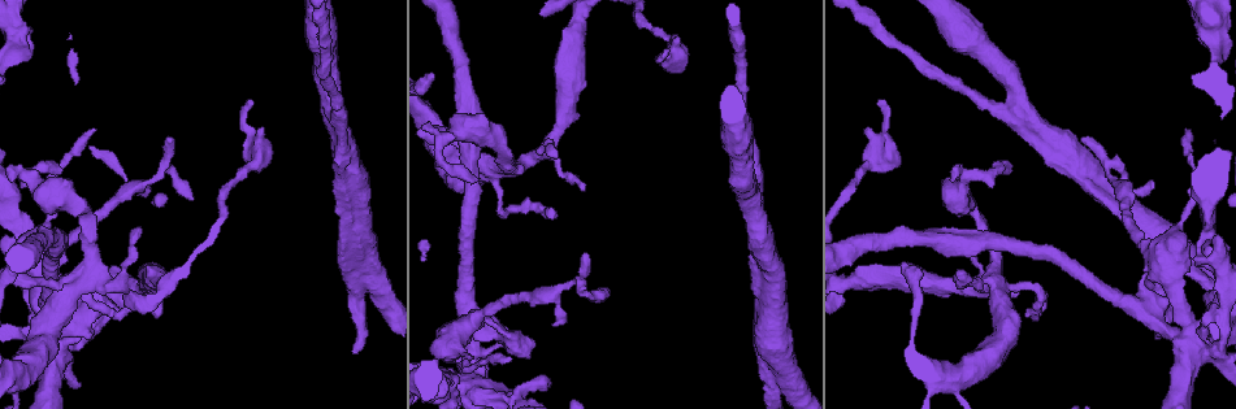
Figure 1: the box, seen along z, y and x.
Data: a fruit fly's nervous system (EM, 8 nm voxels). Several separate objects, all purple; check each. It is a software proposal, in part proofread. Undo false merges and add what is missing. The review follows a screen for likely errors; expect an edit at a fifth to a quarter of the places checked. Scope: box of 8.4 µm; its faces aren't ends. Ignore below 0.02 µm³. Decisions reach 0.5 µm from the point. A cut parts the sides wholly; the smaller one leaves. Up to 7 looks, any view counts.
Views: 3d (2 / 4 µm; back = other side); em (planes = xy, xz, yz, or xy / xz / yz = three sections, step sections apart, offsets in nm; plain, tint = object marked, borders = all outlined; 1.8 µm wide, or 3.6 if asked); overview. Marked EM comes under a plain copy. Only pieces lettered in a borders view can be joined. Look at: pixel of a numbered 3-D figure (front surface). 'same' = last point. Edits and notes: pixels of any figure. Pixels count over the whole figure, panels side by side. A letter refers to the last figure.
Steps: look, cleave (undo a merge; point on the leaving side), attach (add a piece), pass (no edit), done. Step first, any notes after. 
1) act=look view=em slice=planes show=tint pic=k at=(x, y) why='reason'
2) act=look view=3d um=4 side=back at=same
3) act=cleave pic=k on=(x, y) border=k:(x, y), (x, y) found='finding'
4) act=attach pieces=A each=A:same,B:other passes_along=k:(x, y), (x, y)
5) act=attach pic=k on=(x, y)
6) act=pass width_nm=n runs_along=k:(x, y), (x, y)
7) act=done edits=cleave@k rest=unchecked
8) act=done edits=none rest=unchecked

act=look view=3d um=4 pic=1 at=(24, 32) why='abrupt turn'

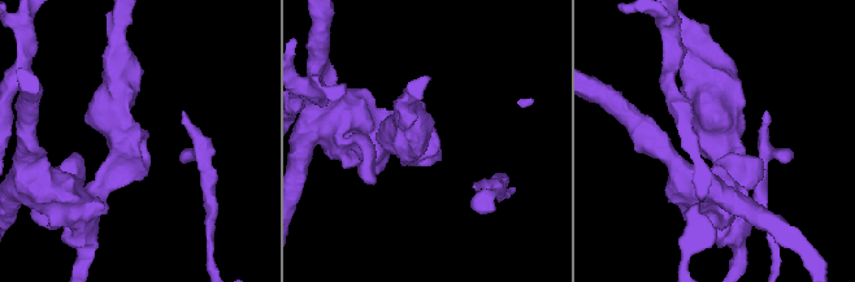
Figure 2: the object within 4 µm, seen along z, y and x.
act=look view=em um=3.6 slice=xz step=4 show=borders pic=2 at=(709, 136) why='need the tissue'

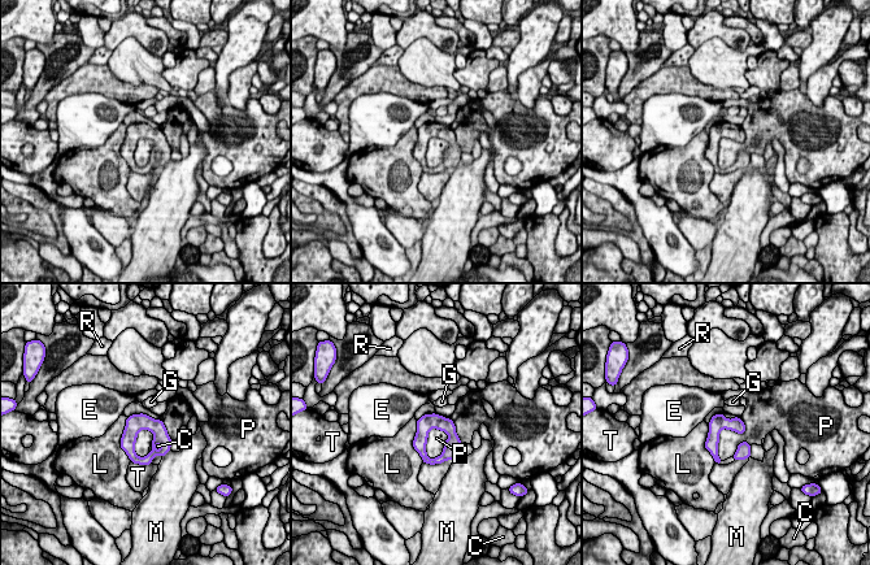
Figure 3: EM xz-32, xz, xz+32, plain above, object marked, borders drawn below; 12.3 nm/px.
act=pass each=C:other,E:other,G:other,L:other,M:other,P:other,R:other,T:other border=3:(436, 427), (426, 443), (431, 460) found='one neuron here'

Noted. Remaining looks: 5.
act=look view=em slice=planes show=borders pic=1 at=(93, 130) why='tapers out'

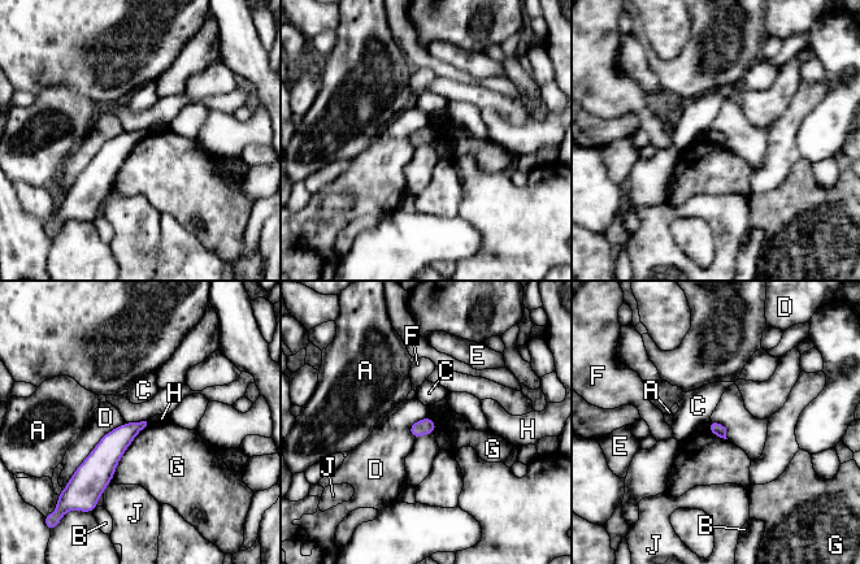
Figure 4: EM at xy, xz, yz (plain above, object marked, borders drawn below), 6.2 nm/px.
act=pass each=A:other,B:other,C:other,D:other,E:other,F:other,G:other,H:other,J:other border=4:(147, 425), (126, 448), (111, 480) found='none of them fits'

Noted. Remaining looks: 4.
act=look view=em slice=yz step=16 show=tint pic=1 at=(663, 49) why='an open end'

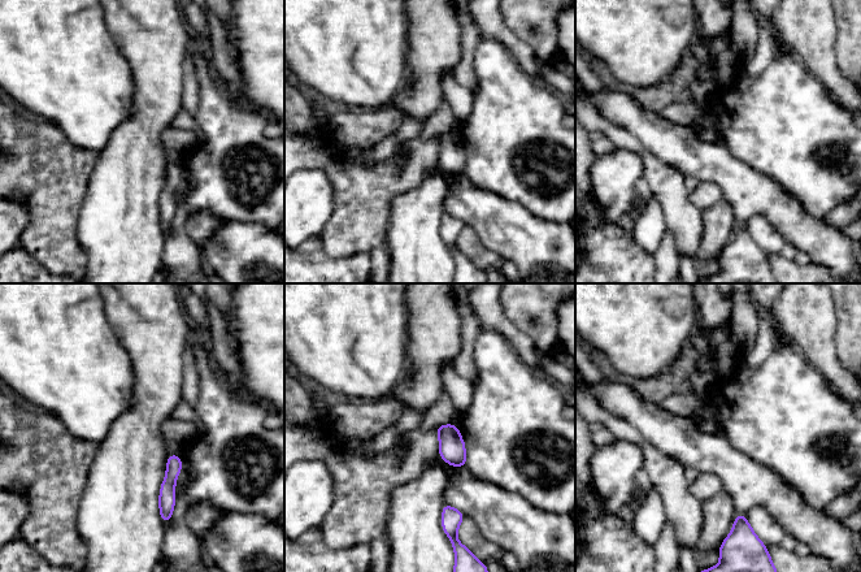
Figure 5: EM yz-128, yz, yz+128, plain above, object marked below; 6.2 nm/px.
act=look view=em slice=planes show=tint at=same

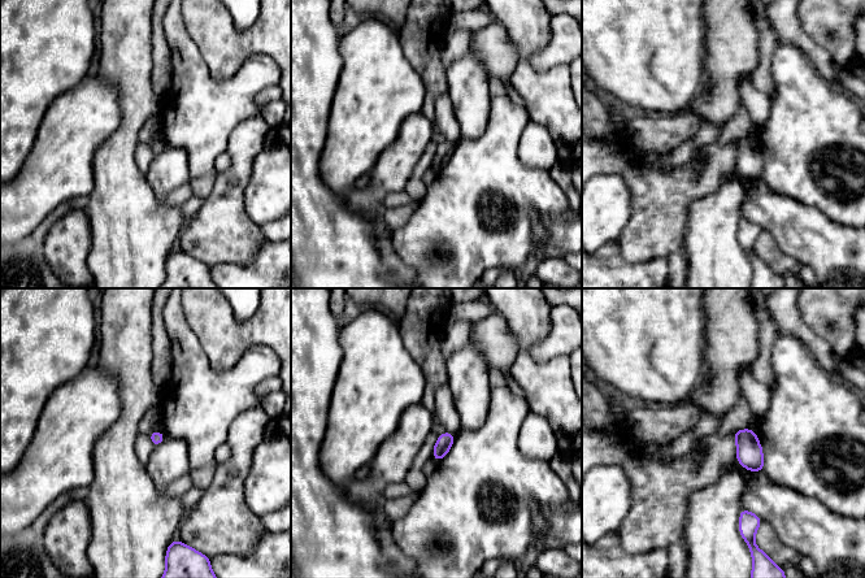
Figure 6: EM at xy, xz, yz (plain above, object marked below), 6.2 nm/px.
act=look view=em slice=planes show=borders at=same why='see the neighbours'

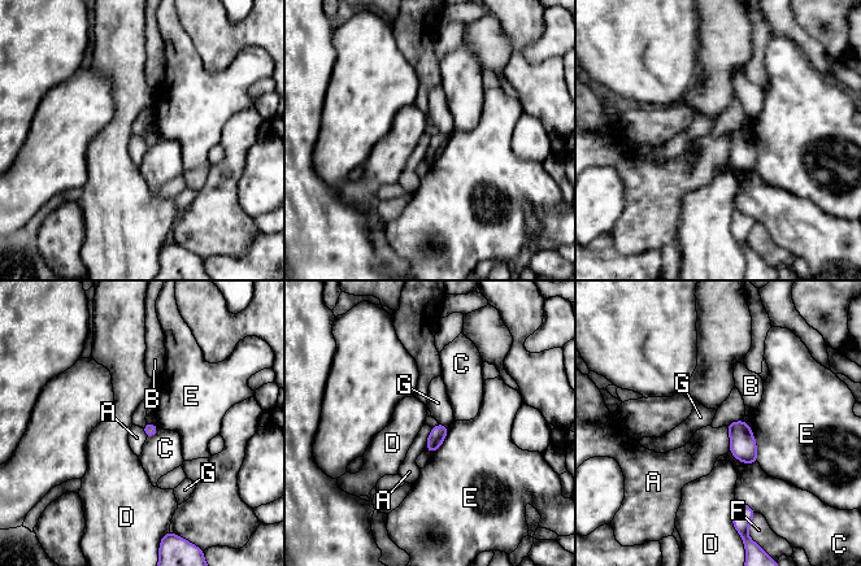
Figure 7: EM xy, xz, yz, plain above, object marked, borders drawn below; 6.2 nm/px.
act=pass each=A:other,B:other,C:other,D:other,E:other,F:other,G:other found='no lettered piece goes on from it'

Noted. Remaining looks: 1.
act=done edits=none rest=unchecked

